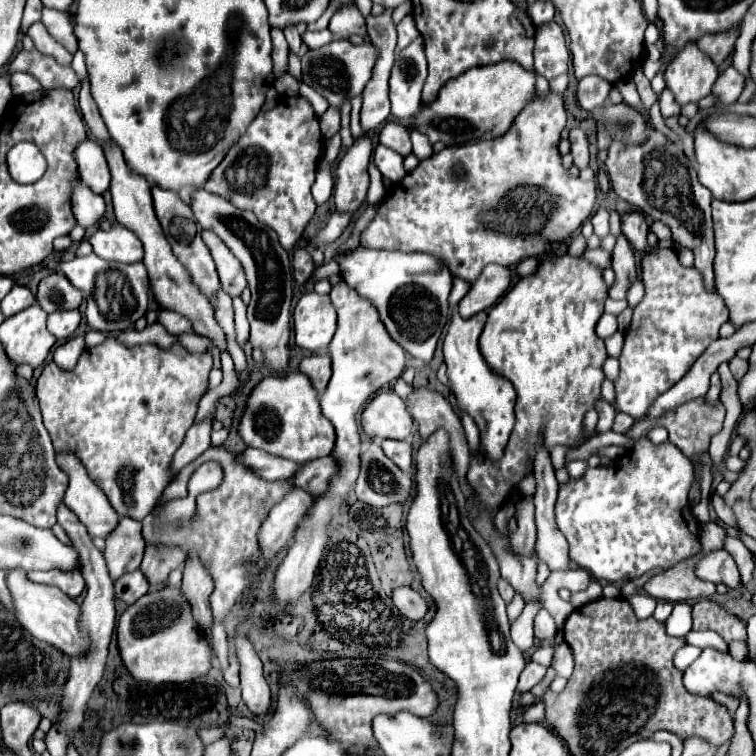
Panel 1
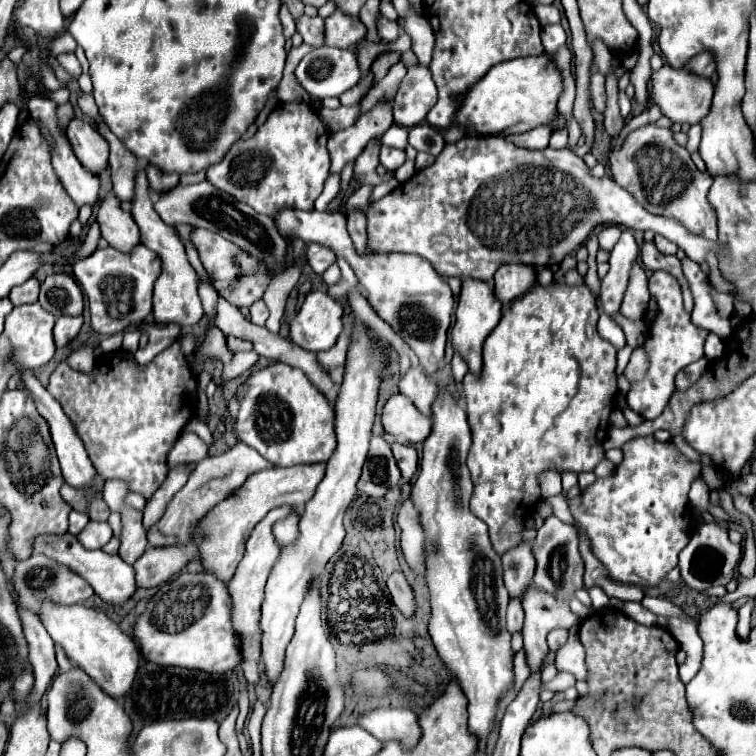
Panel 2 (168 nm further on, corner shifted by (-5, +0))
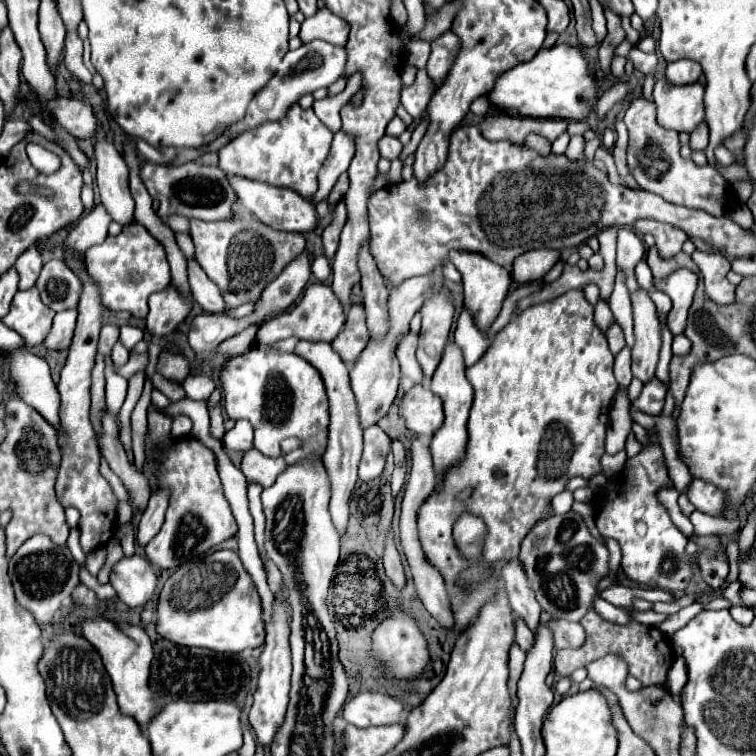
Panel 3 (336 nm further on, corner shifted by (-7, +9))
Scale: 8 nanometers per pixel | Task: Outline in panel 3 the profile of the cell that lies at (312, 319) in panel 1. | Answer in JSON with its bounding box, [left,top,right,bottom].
[257,284,345,344]

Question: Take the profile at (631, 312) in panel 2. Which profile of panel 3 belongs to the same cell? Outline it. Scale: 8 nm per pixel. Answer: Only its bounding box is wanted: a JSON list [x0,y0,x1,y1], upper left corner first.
[631,288,661,382]

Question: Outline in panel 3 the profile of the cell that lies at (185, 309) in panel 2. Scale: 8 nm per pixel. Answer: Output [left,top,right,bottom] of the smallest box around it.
[147,284,193,336]

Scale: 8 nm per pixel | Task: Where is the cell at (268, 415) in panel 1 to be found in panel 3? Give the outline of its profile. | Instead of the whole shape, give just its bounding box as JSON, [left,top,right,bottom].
[221,344,329,464]

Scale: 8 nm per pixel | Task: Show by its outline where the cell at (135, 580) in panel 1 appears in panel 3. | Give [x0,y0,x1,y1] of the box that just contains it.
[143,436,237,570]

